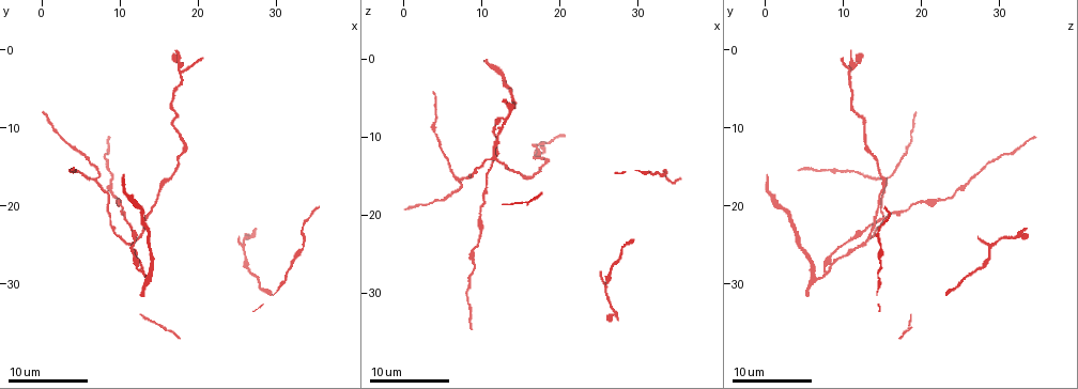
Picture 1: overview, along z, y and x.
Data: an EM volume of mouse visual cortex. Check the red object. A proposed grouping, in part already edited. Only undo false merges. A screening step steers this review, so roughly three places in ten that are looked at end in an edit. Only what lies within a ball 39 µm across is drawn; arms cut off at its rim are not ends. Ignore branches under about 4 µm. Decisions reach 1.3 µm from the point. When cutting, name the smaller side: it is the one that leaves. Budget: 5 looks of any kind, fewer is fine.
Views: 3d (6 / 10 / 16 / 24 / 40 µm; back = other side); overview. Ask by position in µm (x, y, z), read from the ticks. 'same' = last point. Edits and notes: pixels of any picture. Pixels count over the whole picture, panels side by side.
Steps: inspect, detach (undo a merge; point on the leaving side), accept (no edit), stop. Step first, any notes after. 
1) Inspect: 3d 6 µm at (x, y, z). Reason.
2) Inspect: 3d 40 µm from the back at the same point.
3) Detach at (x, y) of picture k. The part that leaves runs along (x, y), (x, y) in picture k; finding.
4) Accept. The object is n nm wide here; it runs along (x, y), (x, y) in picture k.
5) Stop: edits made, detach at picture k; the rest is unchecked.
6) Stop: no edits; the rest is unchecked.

Inspect: 3d 10 µm at (12.0, 24.5, 12.5). Branch point.

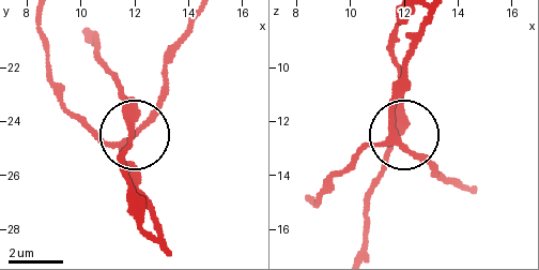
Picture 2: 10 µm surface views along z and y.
Inspect: 3d 6 µm at (11.5, 24.9, 12.7).

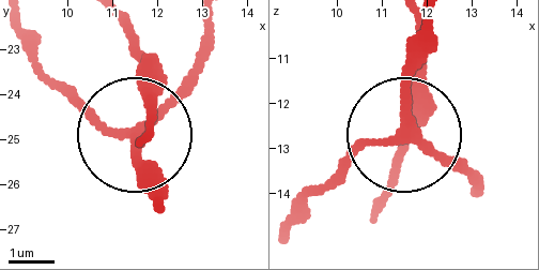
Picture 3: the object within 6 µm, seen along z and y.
Accept. 3 arms meet here; it runs along (404, 139), (404, 40) in picture 3; all the same neuron.

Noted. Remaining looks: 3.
Inspect: 3d 16 µm at (11.5, 26.5, 8.0). Side arm on a straight run.

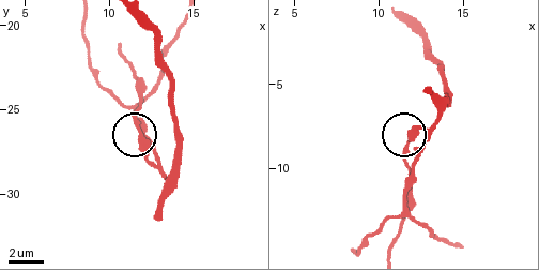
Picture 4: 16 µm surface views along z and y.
Inspect: 3d 16 µm from the back at the same point.

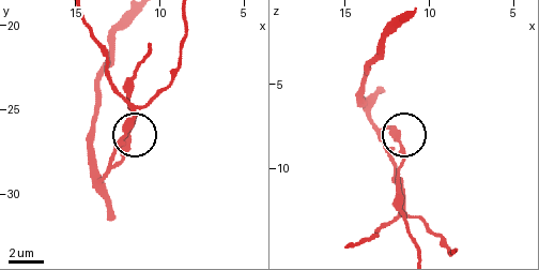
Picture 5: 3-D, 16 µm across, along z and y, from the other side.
Accept. The object is 270 nm wide here; all the same neuron.

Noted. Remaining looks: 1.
Stop: no edits; the rest is unchecked.

